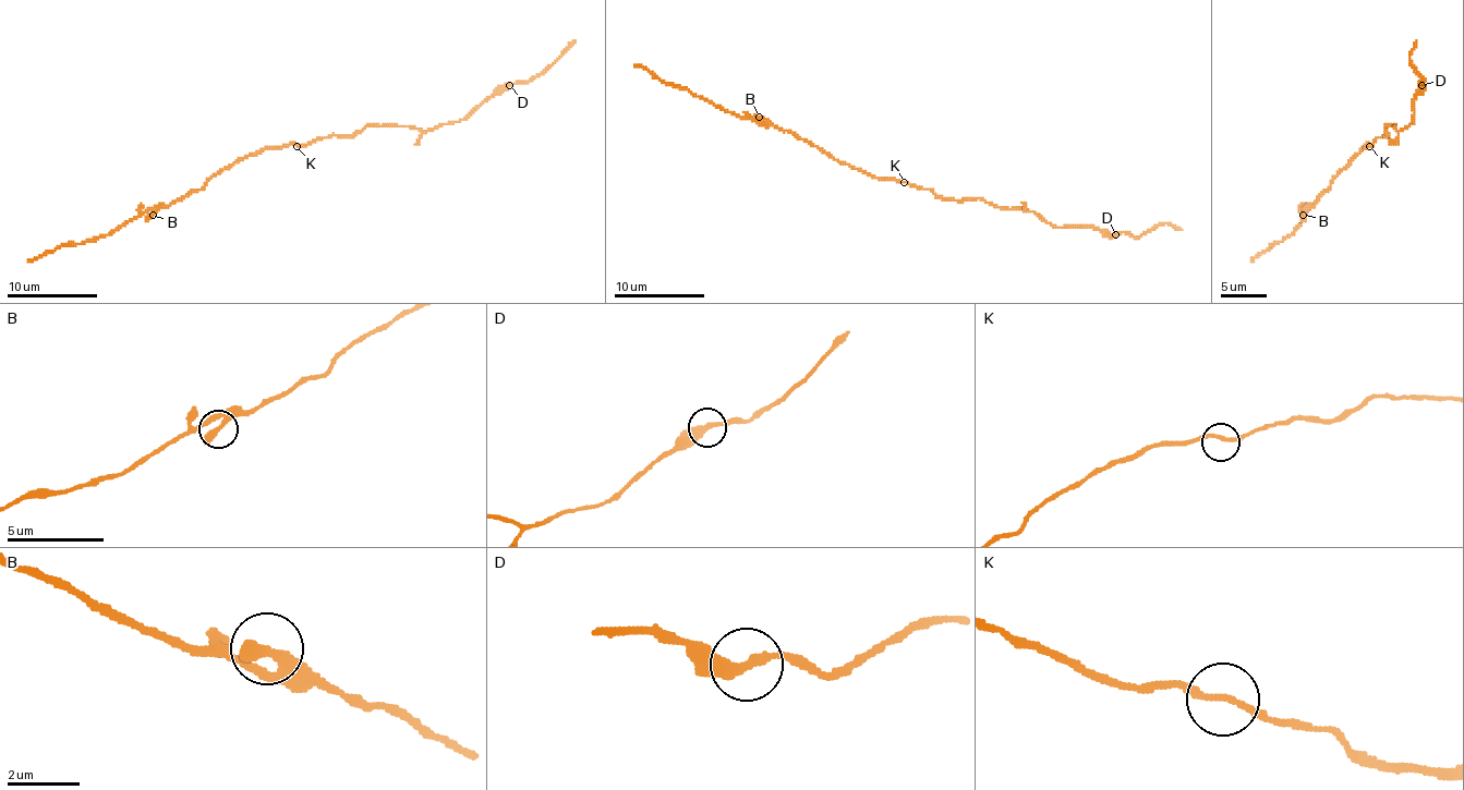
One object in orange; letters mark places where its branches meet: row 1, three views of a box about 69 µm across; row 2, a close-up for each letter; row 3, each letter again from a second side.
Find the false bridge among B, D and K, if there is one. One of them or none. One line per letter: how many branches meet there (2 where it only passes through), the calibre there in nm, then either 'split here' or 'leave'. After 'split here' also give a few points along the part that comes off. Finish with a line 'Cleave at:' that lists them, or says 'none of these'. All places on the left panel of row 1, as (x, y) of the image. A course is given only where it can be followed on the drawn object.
B: 2 branches meet; 360 nm thick; leave
D: 2 branches meet; 360 nm thick; split here; foreign part runs (509, 85), (532, 81), (576, 40)
K: 2 branches meet; 170 nm thick; leave
Cleave at: D

